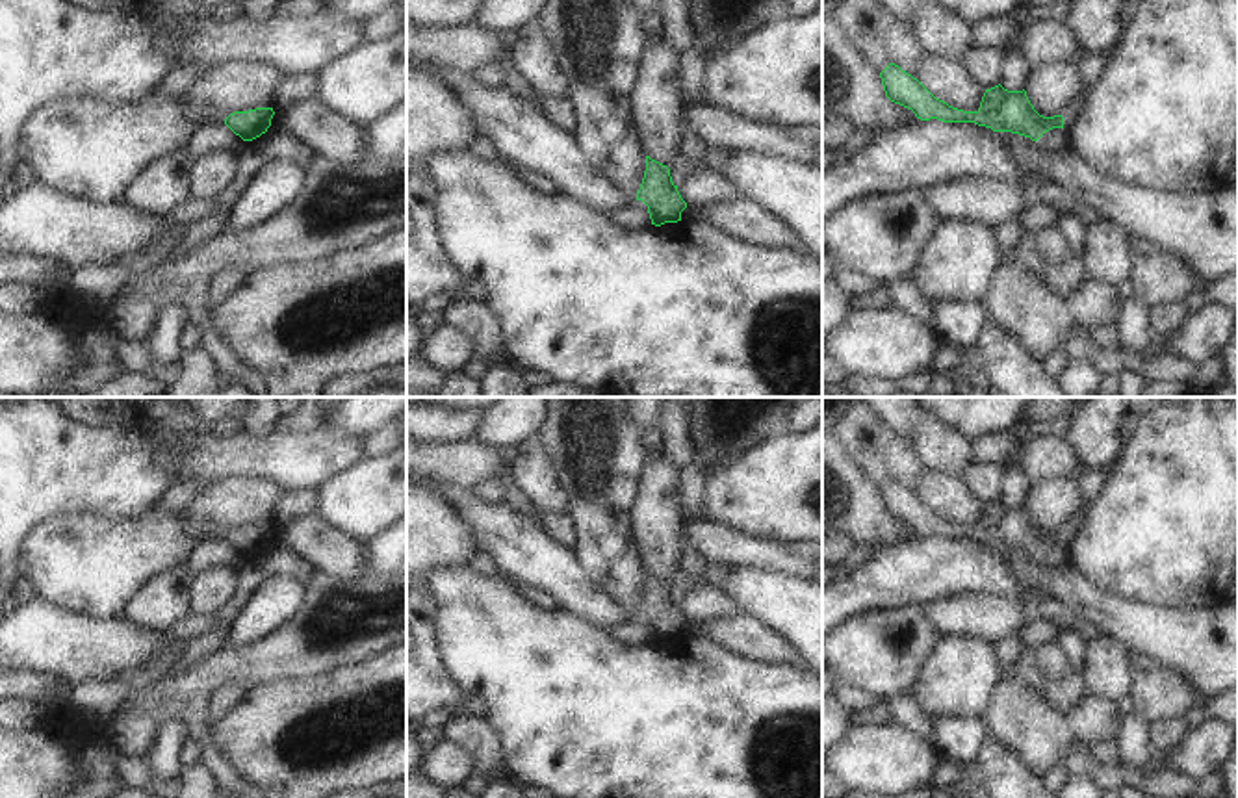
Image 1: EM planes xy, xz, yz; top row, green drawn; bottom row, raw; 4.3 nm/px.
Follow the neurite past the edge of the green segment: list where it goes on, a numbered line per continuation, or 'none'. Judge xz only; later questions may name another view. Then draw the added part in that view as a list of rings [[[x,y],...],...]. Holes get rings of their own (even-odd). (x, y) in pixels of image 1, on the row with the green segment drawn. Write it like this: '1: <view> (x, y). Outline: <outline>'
none

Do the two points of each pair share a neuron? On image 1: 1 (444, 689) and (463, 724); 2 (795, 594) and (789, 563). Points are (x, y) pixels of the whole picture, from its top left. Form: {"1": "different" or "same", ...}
{"1": "different", "2": "different"}

